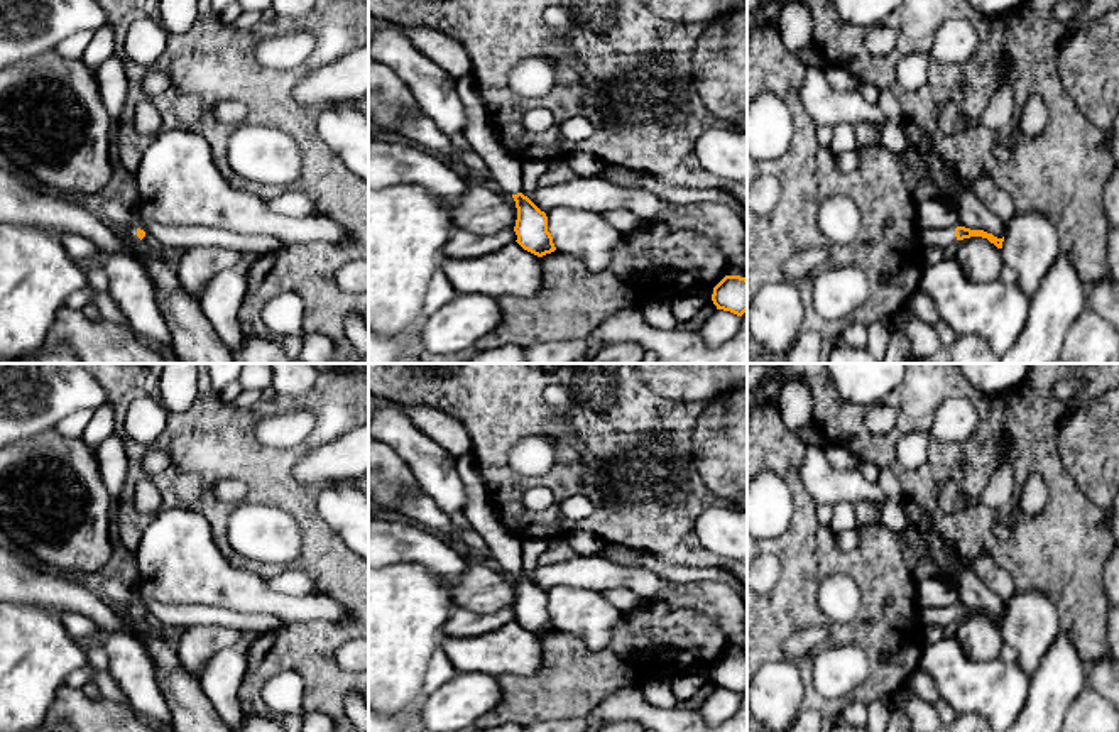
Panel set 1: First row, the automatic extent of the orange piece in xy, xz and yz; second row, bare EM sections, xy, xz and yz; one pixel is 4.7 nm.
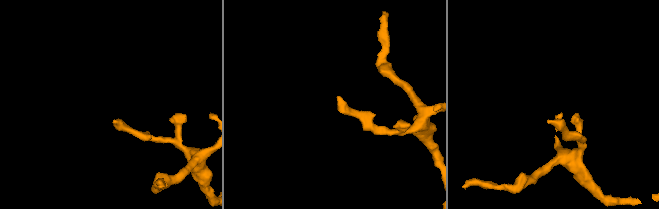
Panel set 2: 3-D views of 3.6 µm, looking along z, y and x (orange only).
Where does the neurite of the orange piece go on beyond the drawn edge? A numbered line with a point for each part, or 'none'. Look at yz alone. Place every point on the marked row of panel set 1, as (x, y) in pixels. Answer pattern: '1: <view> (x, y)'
1: yz (945, 239)

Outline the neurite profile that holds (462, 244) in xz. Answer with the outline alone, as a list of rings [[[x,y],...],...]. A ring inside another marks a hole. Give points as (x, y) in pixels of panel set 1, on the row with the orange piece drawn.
[[[514,228],[495,235],[477,235],[467,230],[453,230],[441,249],[441,259],[480,257],[517,240]]]

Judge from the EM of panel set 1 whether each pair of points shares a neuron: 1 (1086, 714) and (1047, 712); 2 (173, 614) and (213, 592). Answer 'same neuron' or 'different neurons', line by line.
1: different neurons
2: different neurons

